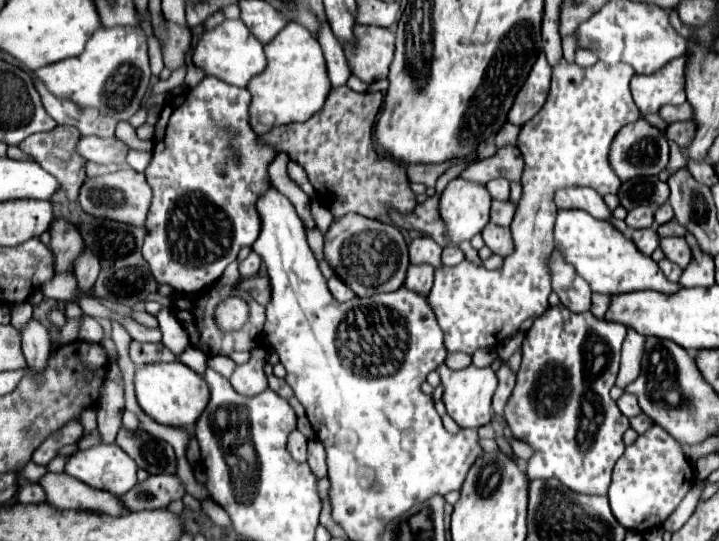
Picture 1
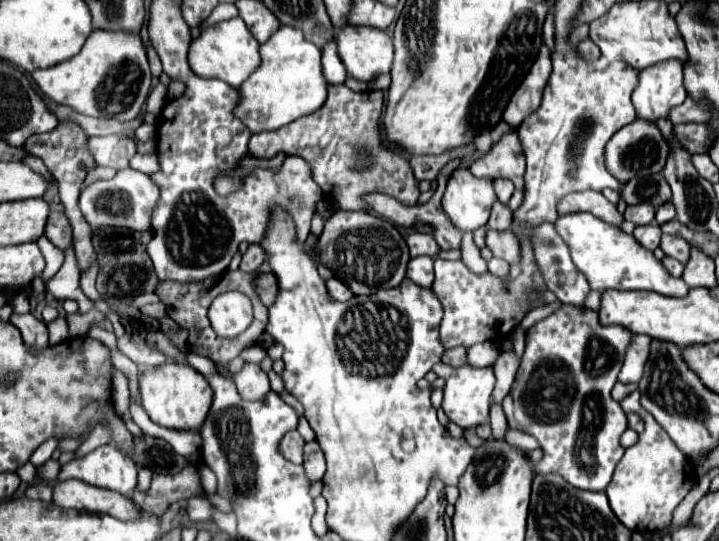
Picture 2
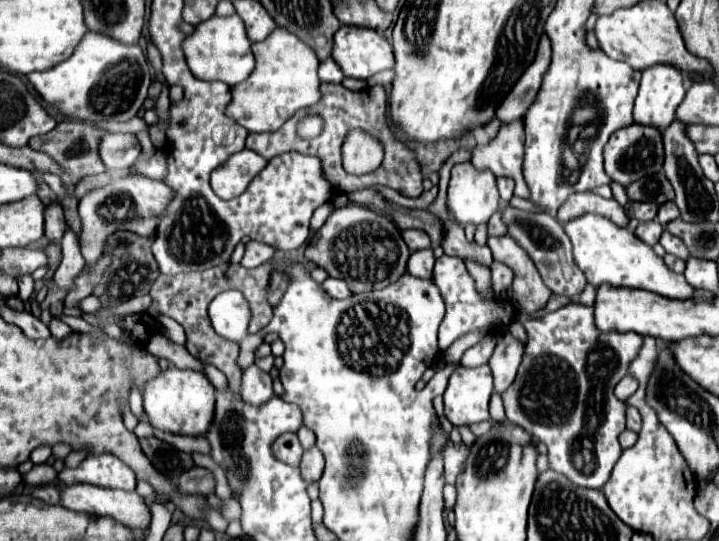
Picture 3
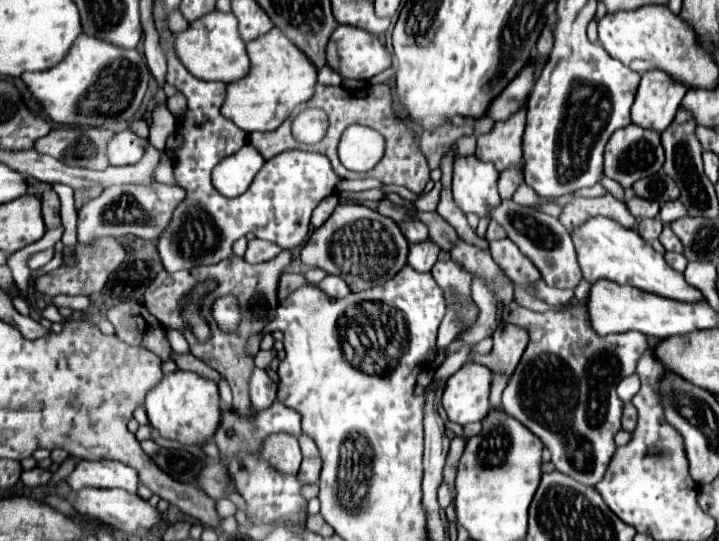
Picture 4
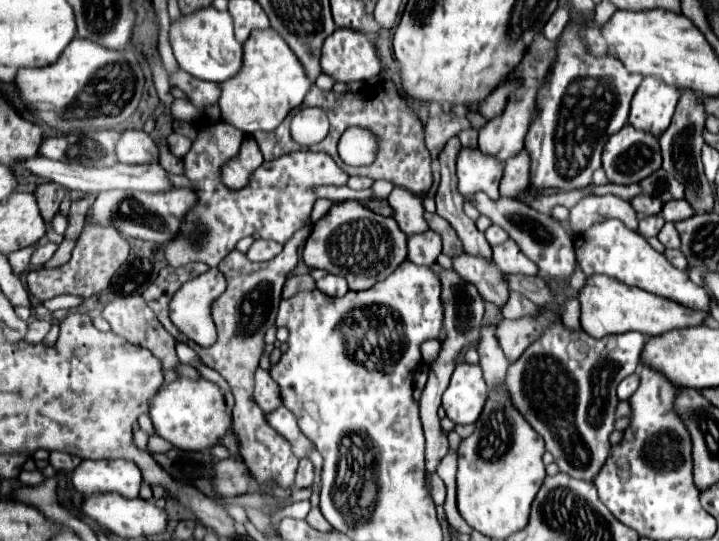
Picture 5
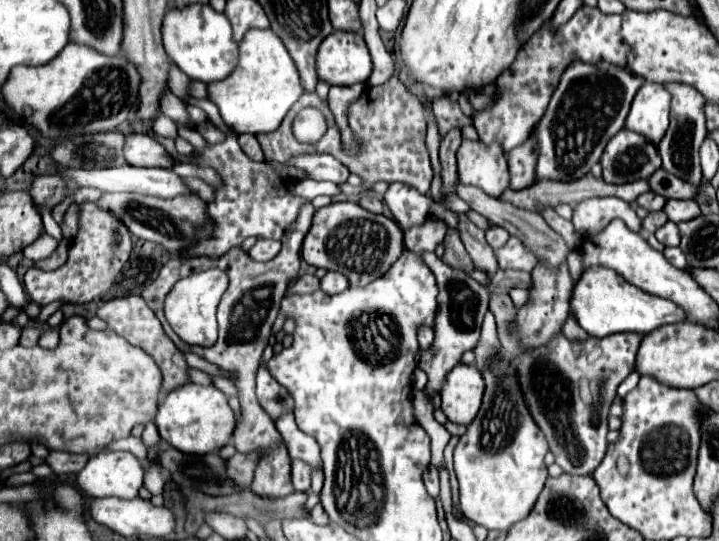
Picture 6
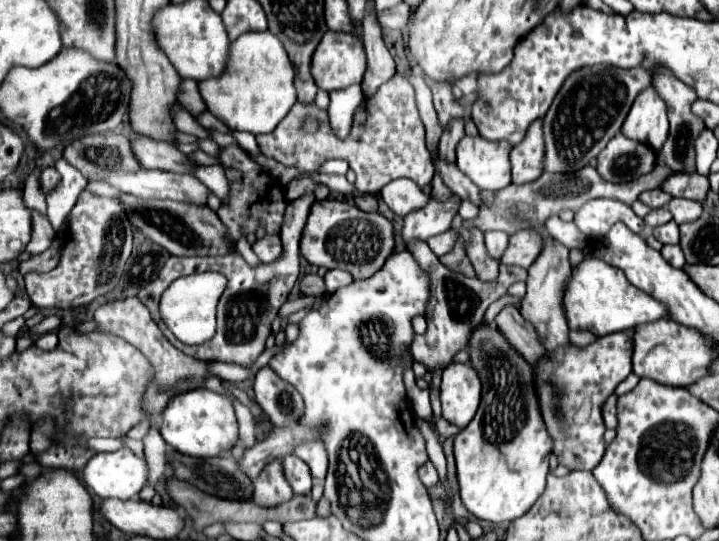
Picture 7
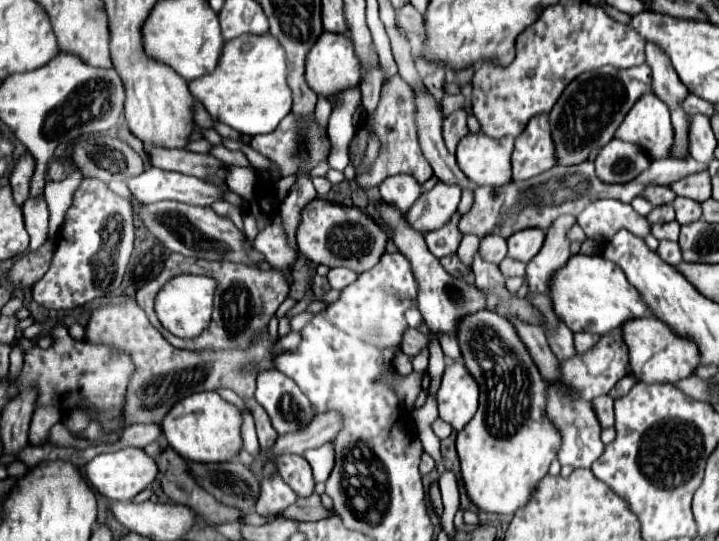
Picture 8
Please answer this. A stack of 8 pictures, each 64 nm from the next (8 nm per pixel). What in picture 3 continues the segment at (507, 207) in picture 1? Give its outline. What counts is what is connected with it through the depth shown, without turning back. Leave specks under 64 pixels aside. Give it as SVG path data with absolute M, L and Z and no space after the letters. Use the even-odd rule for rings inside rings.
M496 210L496 214L492 214L492 218L488 220L488 234L490 236L504 236L508 230L508 226L502 220L502 212Z

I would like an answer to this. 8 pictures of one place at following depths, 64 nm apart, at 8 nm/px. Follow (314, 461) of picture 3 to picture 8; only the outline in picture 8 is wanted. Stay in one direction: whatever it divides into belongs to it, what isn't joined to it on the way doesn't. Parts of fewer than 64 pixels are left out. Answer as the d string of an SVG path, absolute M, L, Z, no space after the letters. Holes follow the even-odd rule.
M284 454L276 458L278 474L284 478L284 482L298 494L298 496L310 496L314 492L314 478L310 464L296 454Z

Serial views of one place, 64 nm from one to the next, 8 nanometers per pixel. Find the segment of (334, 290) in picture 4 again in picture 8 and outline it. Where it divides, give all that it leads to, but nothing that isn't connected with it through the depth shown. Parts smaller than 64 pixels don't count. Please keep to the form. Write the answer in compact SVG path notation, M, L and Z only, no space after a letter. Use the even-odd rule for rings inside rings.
M332 268L326 278L328 278L328 282L330 282L332 288L342 290L344 286L352 284L352 282L358 278L358 274L352 272L352 270L348 270L348 268Z

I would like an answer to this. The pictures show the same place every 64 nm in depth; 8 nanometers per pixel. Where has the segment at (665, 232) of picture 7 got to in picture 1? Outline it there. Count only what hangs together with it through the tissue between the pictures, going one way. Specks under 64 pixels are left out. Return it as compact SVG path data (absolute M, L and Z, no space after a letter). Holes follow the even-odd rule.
M662 238L660 240L660 248L664 250L666 258L672 260L674 264L678 264L682 270L692 260L692 250L690 250L690 246L686 244L684 238Z

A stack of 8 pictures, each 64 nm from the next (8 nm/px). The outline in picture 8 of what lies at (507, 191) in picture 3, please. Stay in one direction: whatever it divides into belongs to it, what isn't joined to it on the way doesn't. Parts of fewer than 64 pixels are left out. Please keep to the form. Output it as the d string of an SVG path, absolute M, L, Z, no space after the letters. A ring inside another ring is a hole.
M538 114L528 122L512 152L512 180L534 178L554 166L554 144L548 128L548 114Z

